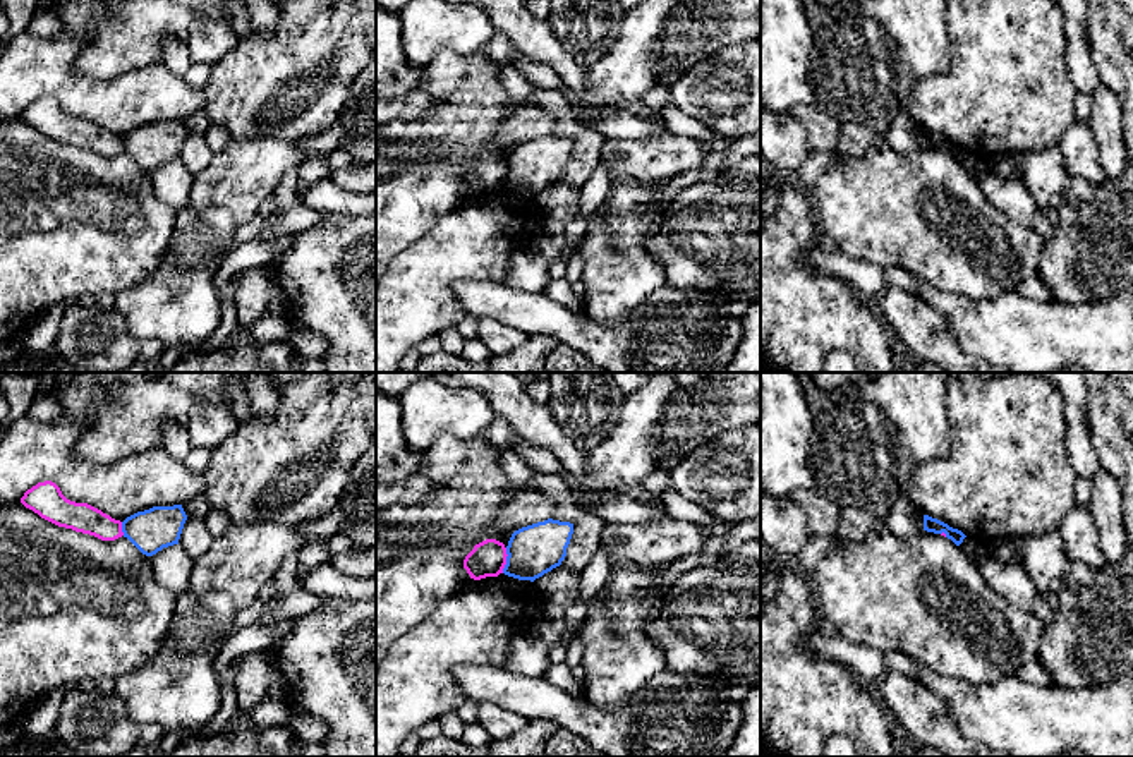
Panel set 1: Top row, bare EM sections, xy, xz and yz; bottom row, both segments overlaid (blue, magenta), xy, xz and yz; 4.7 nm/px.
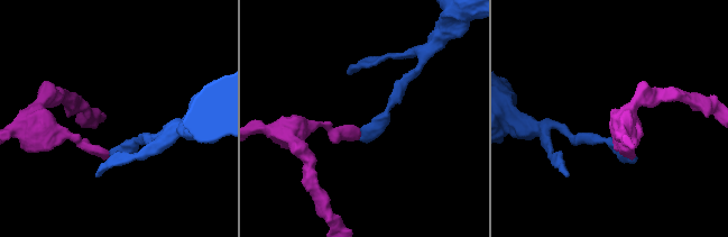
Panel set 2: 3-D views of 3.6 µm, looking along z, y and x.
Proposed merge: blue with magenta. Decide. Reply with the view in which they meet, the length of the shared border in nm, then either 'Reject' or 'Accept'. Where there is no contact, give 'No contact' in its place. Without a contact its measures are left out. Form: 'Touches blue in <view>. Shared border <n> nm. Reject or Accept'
Touches blue in xz. Shared border 120 nm. Reject

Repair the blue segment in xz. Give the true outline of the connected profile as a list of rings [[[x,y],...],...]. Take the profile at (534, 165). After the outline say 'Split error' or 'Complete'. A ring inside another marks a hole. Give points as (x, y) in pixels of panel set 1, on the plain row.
[[[553,134],[515,146],[506,161],[503,189],[534,197],[561,180],[572,149],[573,139]]]. Complete

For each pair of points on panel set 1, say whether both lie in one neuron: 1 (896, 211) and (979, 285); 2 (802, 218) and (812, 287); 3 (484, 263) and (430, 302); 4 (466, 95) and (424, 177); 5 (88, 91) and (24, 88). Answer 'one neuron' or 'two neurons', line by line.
1: one neuron
2: one neuron
3: one neuron
4: one neuron
5: one neuron

